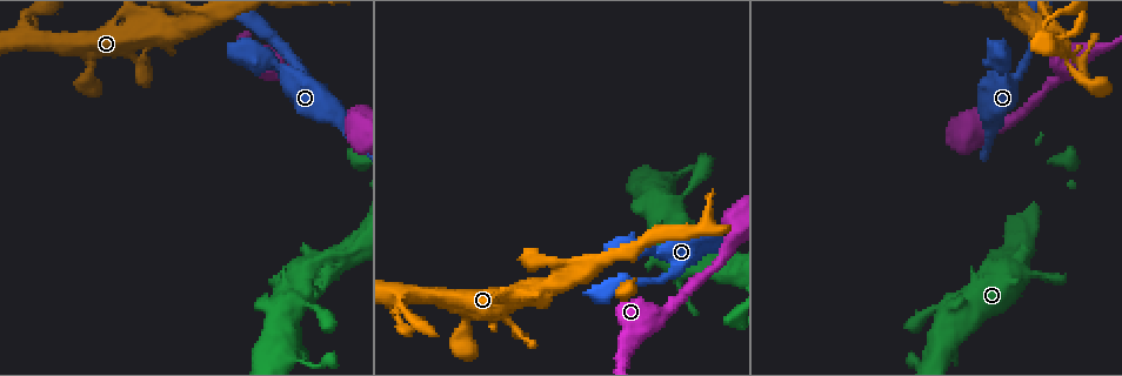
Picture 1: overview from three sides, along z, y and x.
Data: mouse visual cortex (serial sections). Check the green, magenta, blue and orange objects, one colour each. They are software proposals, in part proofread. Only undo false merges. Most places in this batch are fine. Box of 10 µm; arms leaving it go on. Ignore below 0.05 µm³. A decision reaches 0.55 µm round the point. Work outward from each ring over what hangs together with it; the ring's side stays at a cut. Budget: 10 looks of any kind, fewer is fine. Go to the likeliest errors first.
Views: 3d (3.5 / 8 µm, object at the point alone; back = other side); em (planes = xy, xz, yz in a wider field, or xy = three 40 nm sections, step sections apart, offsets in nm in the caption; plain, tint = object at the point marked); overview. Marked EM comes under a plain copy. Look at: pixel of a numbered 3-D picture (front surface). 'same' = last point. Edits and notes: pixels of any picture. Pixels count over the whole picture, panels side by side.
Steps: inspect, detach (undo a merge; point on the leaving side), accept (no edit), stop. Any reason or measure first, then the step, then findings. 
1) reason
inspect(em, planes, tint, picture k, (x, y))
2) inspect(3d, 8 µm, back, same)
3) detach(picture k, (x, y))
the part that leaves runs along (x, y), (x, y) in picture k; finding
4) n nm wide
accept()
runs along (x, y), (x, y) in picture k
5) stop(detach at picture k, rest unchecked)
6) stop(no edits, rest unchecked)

abrupt turn
inspect(3d, 3.5 µm, picture 1, (402, 293))

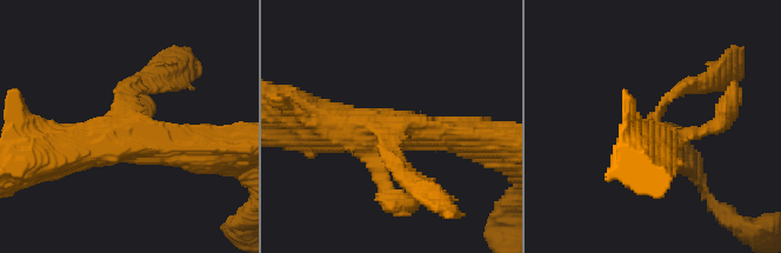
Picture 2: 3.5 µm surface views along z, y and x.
4 arms; arms of 150, 150, 400, 500 nm
inspect(em, xy, step 2, tint, picture 2, (392, 131))

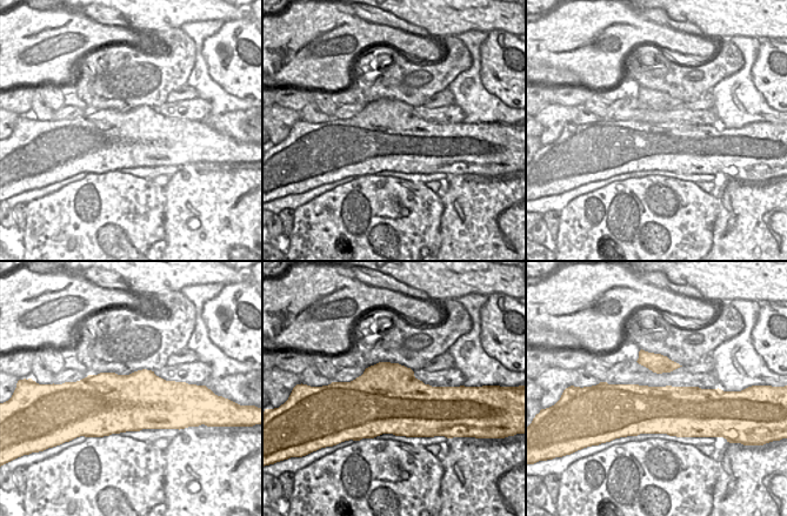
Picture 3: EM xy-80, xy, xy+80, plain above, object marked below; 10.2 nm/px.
accept()
runs along (473, 137), (346, 131), (335, 107) in picture 2; one cell here

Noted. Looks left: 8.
sharp bend
inspect(3d, 3.5 µm, picture 1, (282, 338))

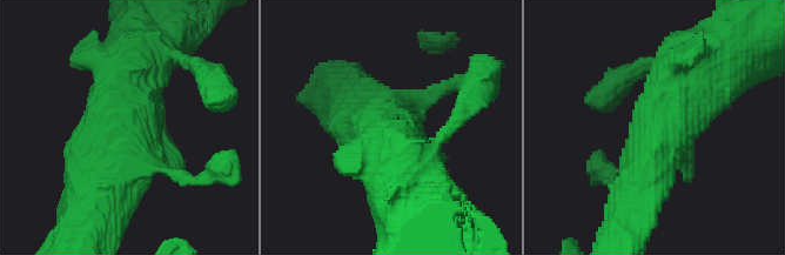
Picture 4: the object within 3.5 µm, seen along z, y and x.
accept()
runs along (723, 51), (680, 72), (642, 169) in picture 4; continuous, no second cell

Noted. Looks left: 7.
sharp bend
inspect(3d, 3.5 µm, picture 1, (1024, 272))

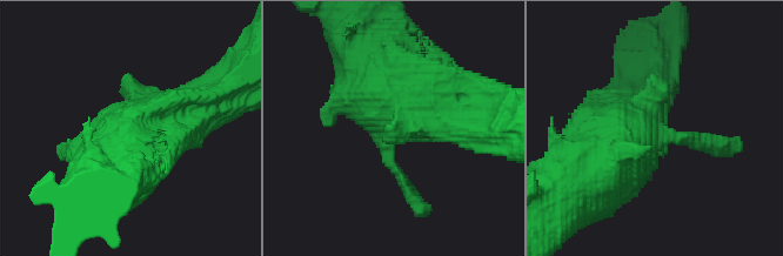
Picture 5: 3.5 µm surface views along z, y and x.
need the tissue
inspect(em, xy, step 1, tint, picture 5, (653, 136))

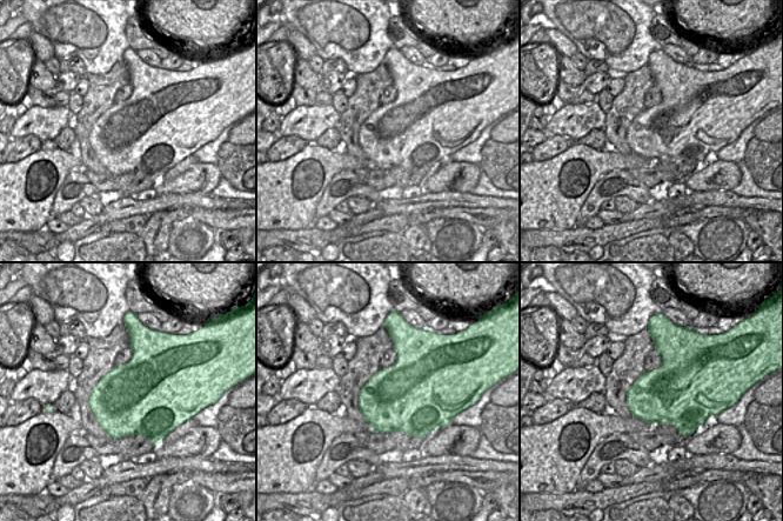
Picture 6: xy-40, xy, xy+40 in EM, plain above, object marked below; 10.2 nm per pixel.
accept()
runs along (112, 155), (242, 87) in picture 5; all the same cell

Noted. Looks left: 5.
thick turns thin
inspect(3d, 3.5 µm, picture 1, (664, 309))

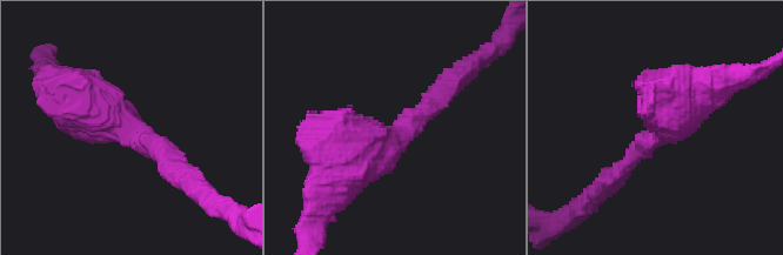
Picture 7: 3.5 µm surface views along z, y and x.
arms of 250, 700 nm; now the EM
inspect(em, xy, step 3, tint, picture 7, (135, 134))

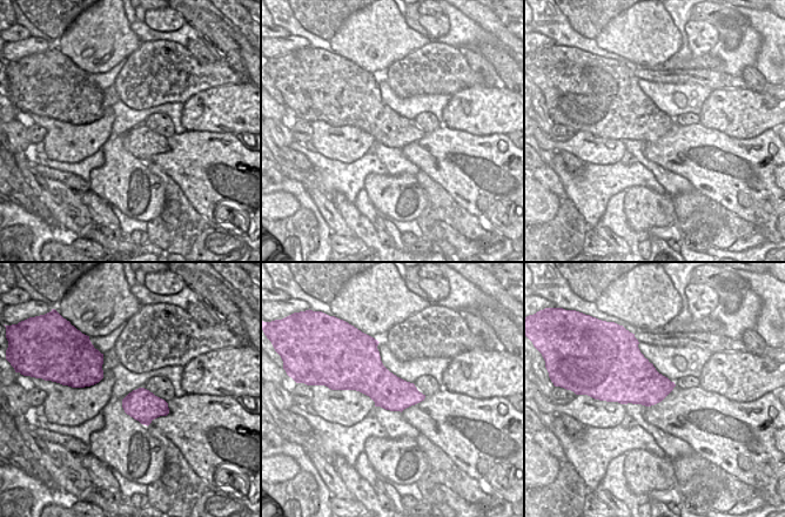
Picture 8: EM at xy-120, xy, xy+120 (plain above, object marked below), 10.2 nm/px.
accept()
runs along (67, 94), (151, 141), (183, 178) in picture 7; one cell here

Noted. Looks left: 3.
stop(no edits, rest unchecked)

